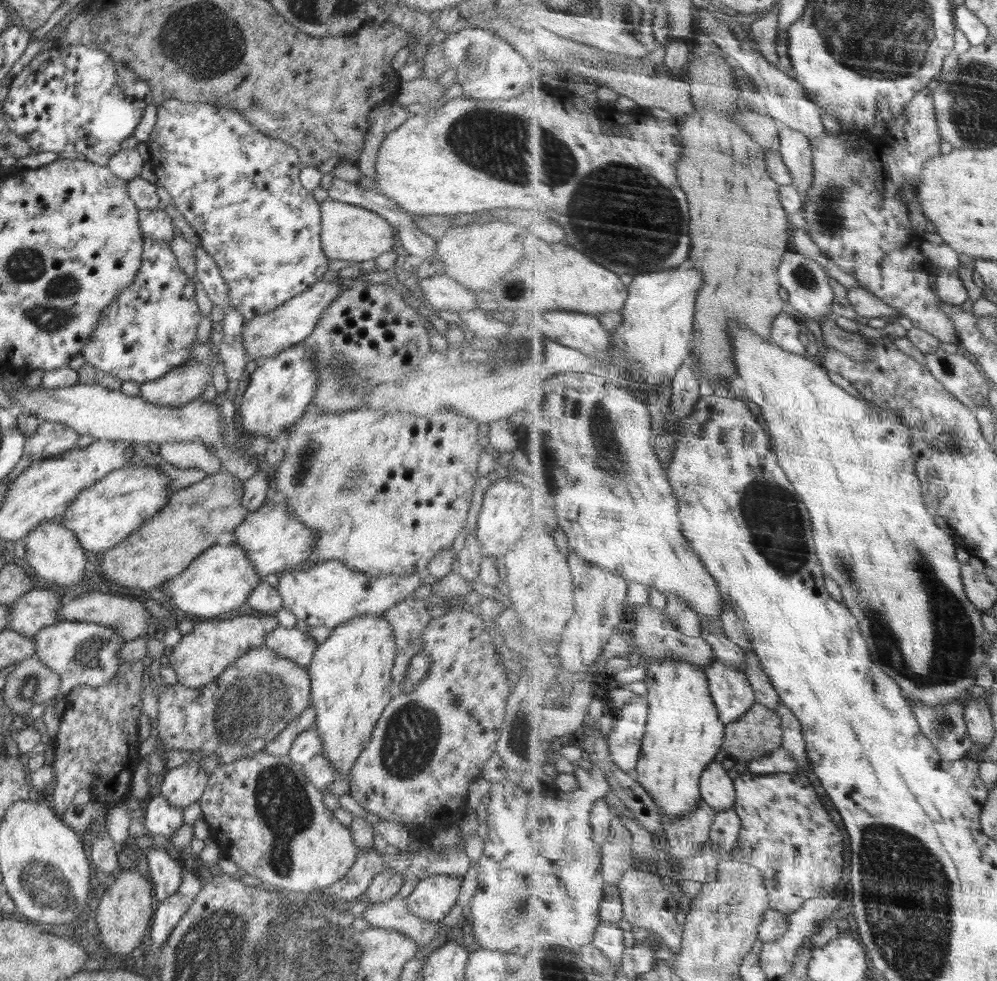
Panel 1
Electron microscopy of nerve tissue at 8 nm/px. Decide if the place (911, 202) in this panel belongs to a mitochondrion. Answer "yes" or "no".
no

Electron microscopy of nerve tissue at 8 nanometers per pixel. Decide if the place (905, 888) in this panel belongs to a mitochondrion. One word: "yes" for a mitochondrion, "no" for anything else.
yes

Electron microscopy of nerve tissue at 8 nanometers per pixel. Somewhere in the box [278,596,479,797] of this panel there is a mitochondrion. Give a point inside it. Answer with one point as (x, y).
(411, 736)

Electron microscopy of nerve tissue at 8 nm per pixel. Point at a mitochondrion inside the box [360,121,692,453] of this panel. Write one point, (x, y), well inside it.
(506, 366)

